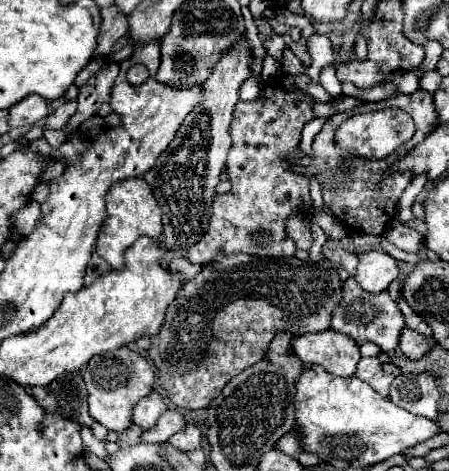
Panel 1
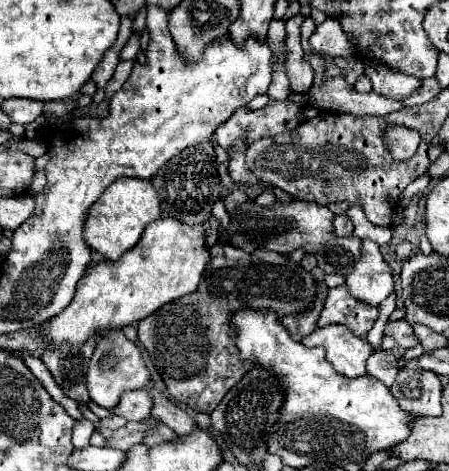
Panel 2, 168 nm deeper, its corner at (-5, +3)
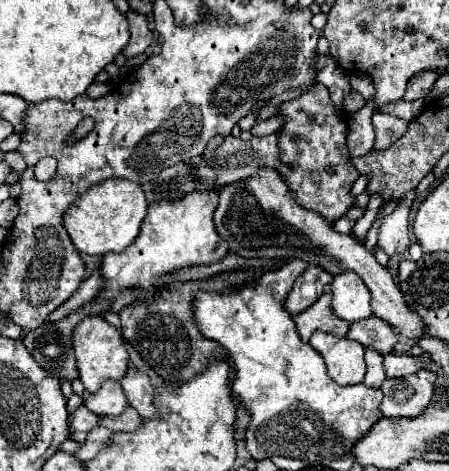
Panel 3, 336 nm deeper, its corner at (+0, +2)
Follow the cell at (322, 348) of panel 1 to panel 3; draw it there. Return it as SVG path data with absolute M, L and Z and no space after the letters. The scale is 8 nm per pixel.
M319 331L311 335L309 345L323 357L329 377L339 385L363 383L367 365L365 365L365 347L351 339L337 339L335 335L325 335Z

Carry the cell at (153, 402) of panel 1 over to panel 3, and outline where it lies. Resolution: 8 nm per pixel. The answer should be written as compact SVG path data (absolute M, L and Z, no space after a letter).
M105 381L99 391L83 391L83 405L97 415L117 415L129 405L117 381Z

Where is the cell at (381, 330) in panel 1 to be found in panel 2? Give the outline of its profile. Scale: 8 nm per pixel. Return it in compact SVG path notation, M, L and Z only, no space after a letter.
M338 286L328 290L318 326L344 324L352 334L366 336L372 324L376 322L378 314L380 314L380 306L360 302L350 294L348 286Z

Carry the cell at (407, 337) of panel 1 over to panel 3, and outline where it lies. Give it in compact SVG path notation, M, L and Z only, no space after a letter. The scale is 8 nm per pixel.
M373 315L369 319L351 323L347 337L353 341L359 341L363 347L375 349L381 355L391 353L397 343L397 333L387 323L381 323L381 319Z

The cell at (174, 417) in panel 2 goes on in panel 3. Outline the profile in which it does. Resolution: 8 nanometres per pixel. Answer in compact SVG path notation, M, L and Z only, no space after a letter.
M129 369L125 373L125 377L119 381L121 389L129 401L129 405L133 409L137 409L137 413L141 417L157 417L159 413L153 407L153 385L149 381L149 377L137 369Z

